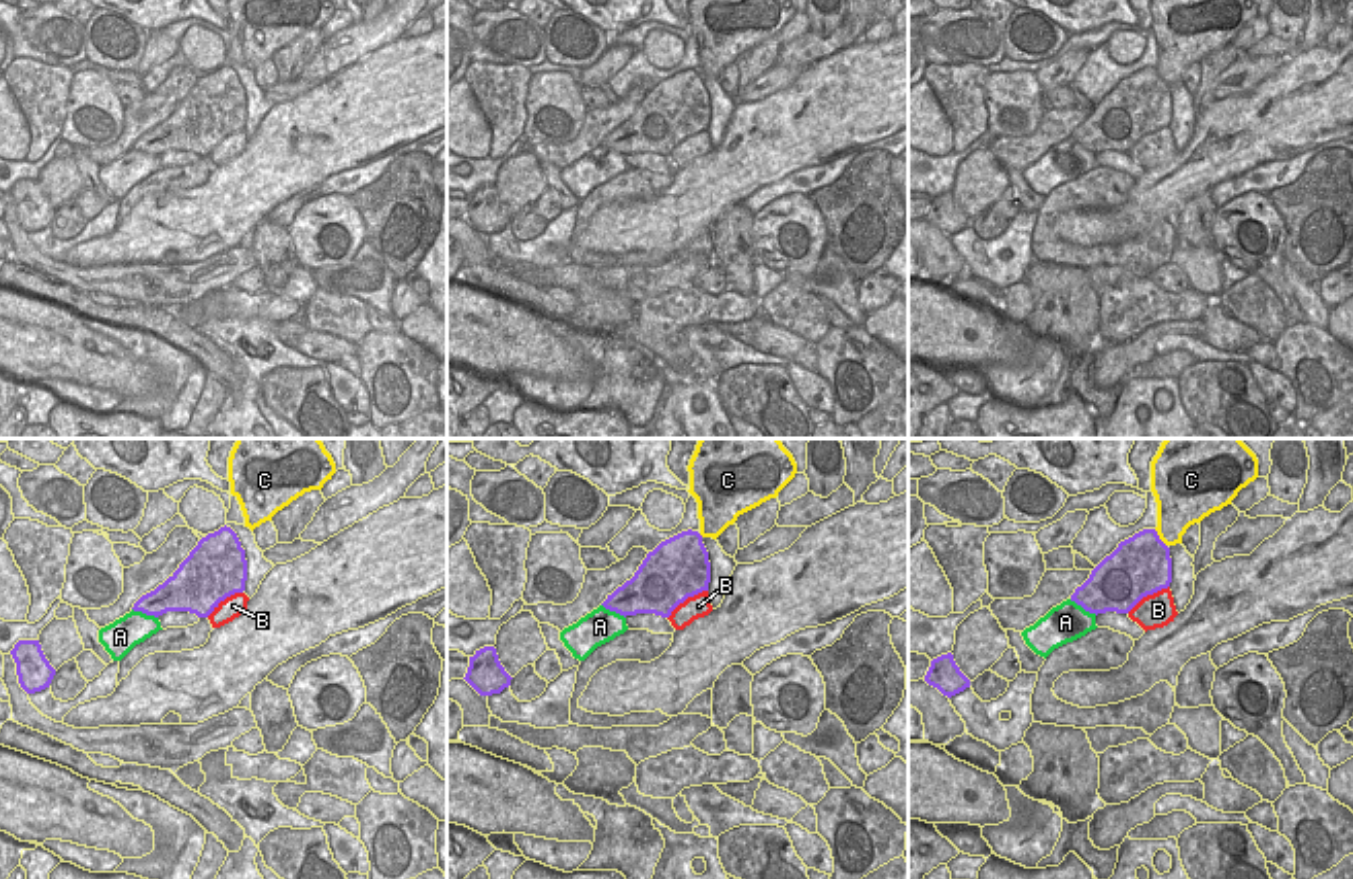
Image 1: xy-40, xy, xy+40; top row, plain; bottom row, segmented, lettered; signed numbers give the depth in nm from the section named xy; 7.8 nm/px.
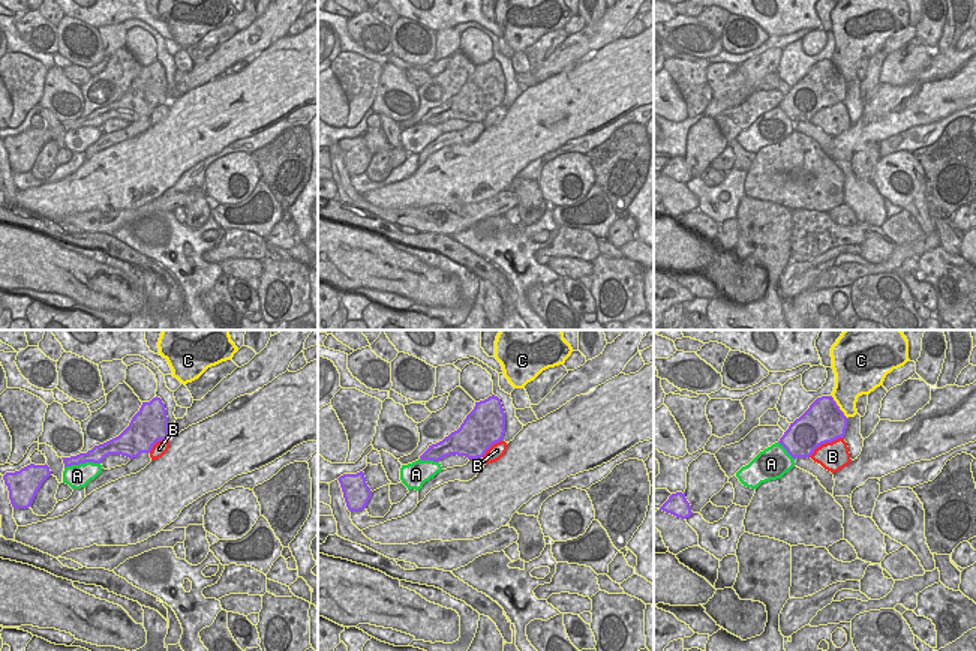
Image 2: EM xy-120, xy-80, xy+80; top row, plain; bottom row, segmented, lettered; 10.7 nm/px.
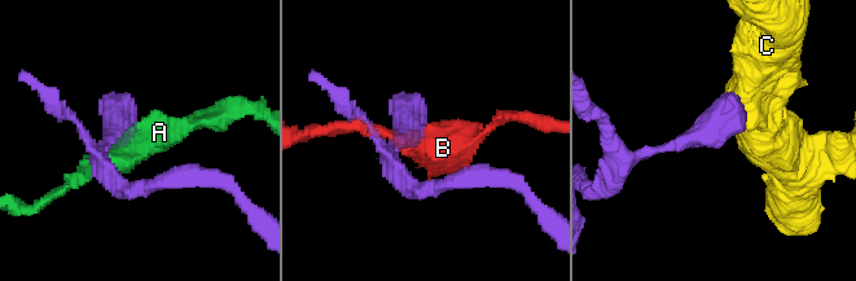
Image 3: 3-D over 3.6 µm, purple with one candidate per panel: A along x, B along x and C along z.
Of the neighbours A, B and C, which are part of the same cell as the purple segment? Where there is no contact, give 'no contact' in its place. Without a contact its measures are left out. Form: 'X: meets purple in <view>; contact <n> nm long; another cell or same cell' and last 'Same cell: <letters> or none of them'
A: meets purple in xy-40; contact 220 nm long; another cell
B: meets purple in xy; contact 400 nm long; another cell
C: meets purple in xy+40; contact 180 nm long; another cell
Same cell: none of them

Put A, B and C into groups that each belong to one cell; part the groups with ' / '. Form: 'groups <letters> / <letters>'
groups A / B / C

